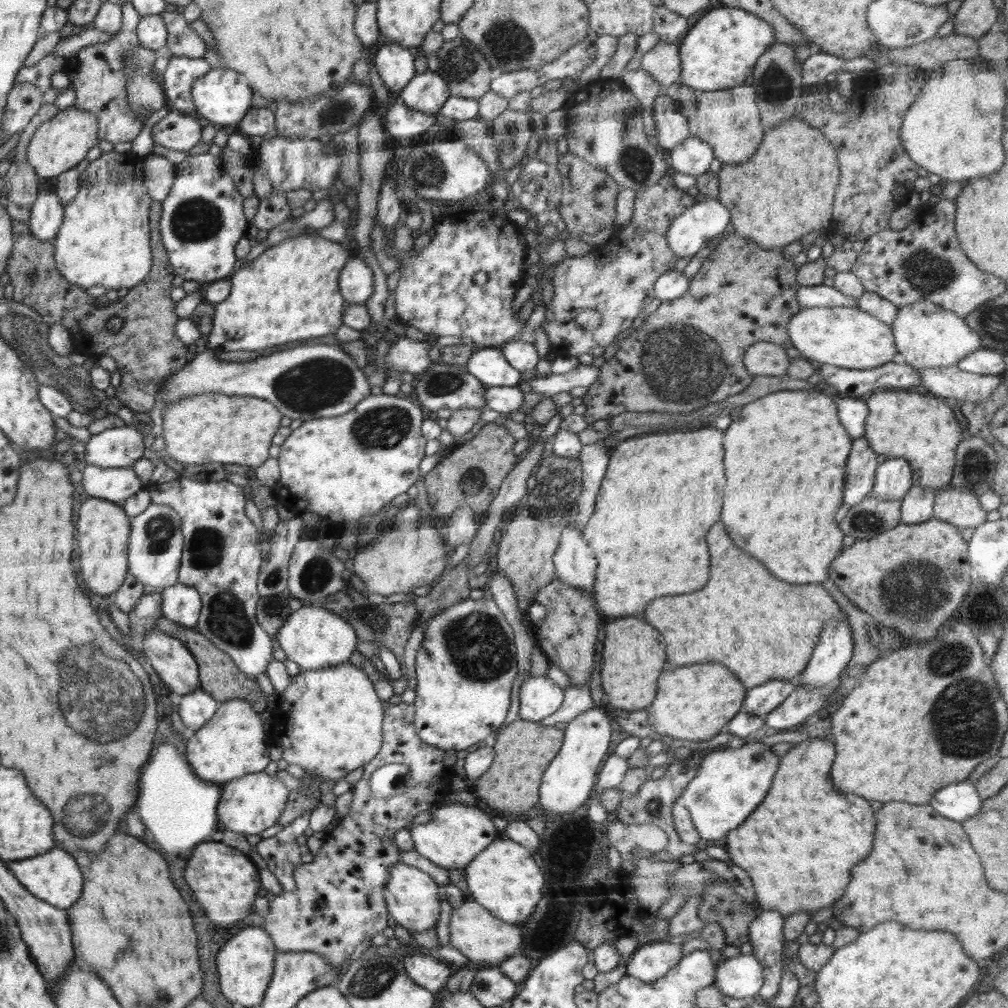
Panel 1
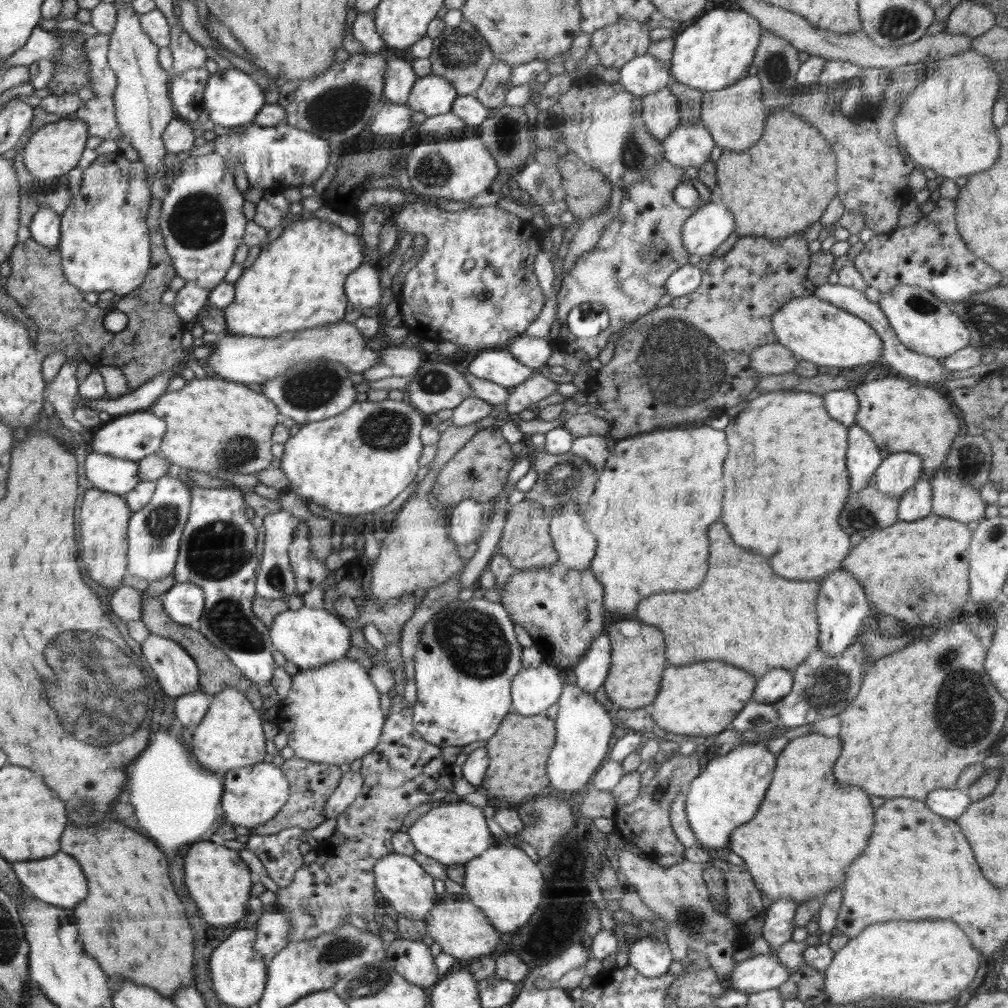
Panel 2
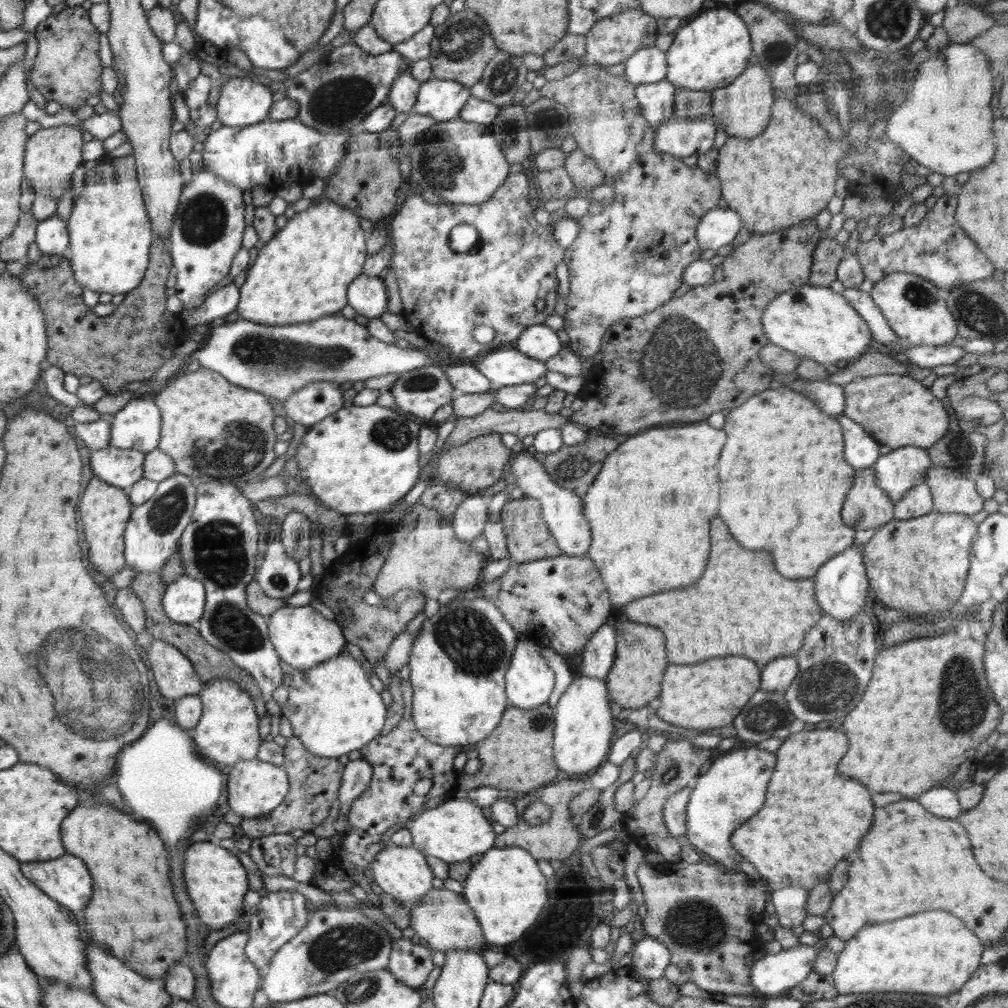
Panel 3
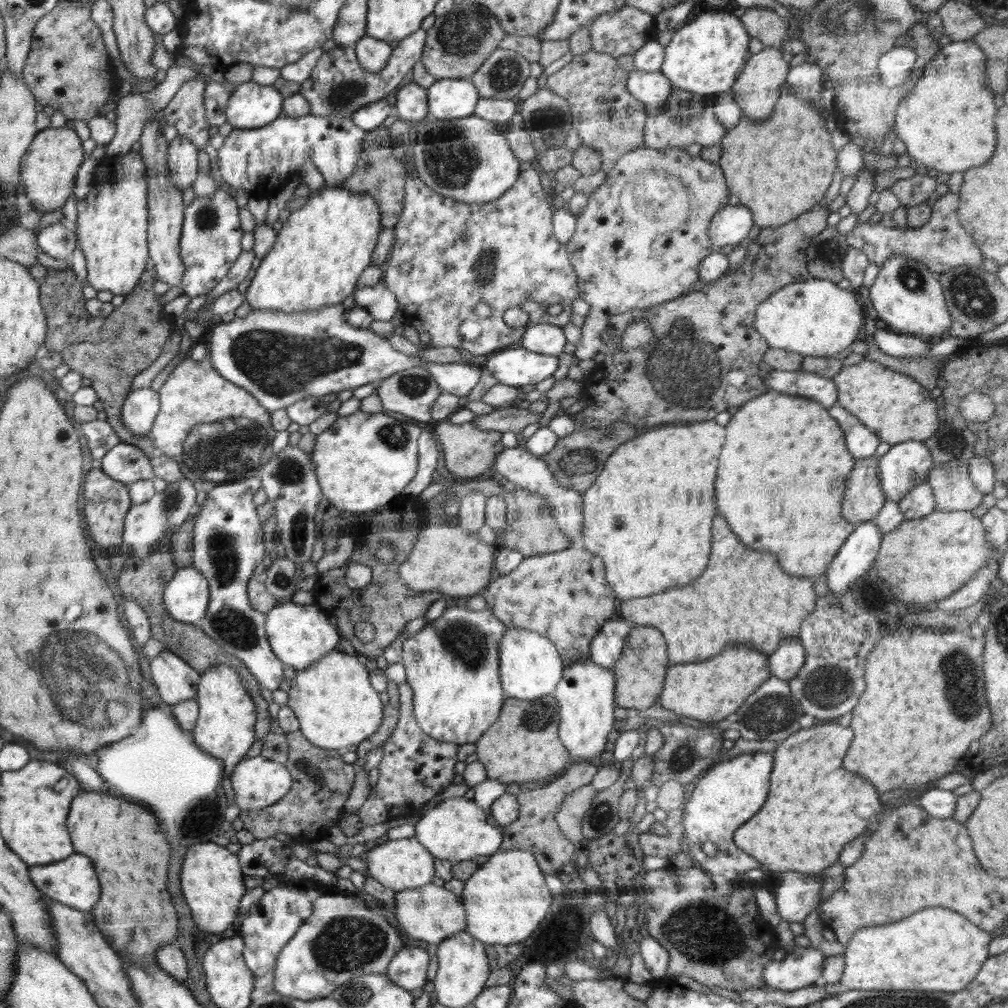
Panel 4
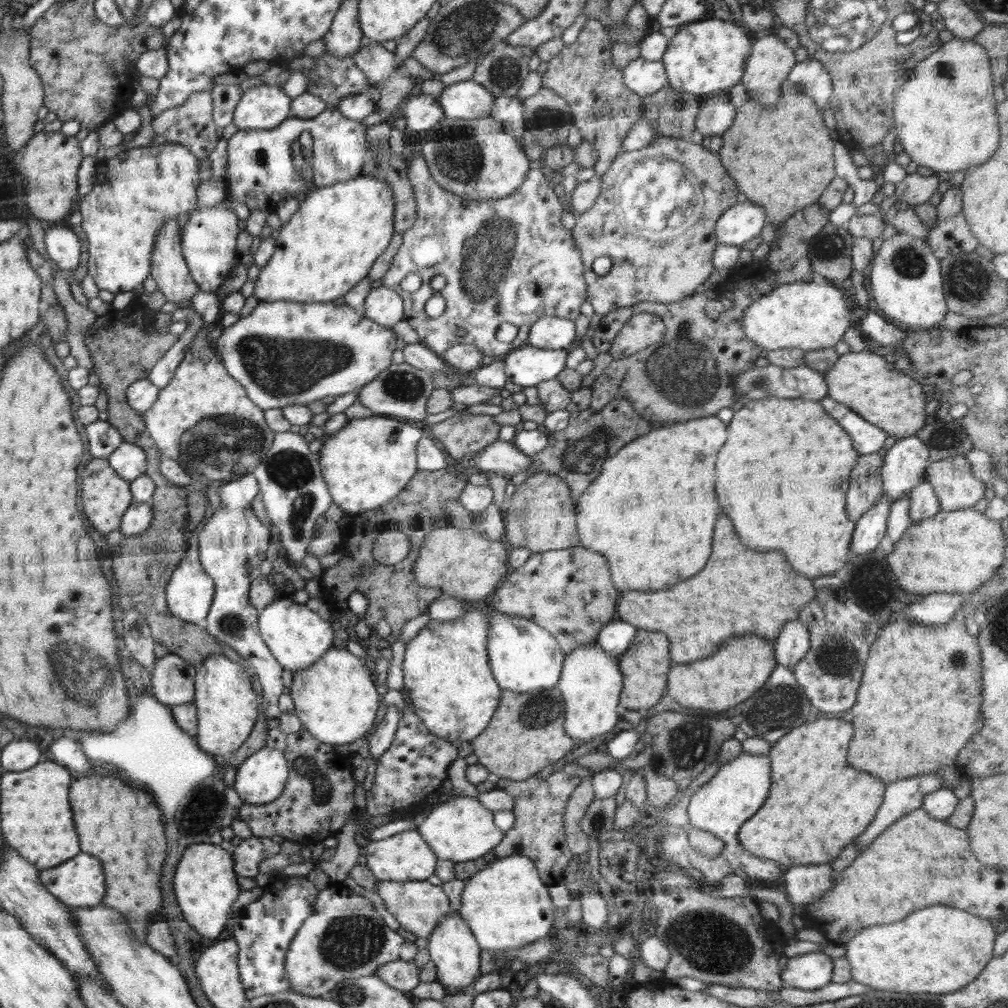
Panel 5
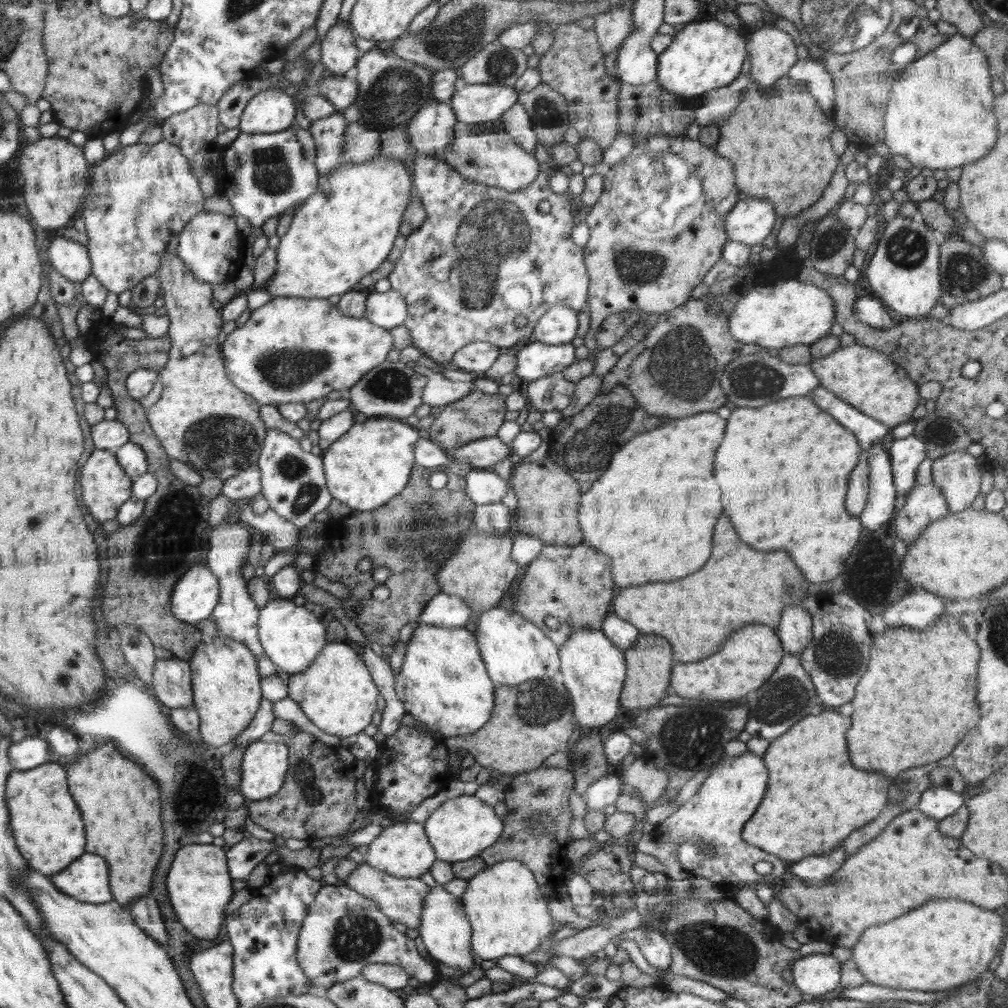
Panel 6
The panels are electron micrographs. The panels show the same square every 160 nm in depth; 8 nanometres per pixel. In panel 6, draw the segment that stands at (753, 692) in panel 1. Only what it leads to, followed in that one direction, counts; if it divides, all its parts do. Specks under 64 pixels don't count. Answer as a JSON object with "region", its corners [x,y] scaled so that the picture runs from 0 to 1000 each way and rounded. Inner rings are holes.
{"region":[[[796,599],[781,600],[776,606],[770,628],[780,648],[795,648],[804,637],[807,615]]]}

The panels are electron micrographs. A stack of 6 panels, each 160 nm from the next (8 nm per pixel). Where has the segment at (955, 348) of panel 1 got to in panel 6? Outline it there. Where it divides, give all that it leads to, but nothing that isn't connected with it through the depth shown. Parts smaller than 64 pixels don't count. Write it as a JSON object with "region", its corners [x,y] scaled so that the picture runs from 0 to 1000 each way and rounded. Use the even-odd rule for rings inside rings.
{"region":[[[890,213],[881,219],[859,268],[865,293],[897,316],[921,315],[936,289],[932,271],[932,244],[932,233],[912,214],[897,216]]]}

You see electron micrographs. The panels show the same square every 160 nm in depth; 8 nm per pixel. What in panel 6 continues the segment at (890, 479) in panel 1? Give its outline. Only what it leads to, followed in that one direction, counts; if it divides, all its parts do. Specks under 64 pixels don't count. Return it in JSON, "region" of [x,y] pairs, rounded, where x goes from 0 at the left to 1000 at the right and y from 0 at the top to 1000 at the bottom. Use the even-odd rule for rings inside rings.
{"region":[[[905,431],[895,436],[882,436],[880,441],[887,471],[886,481],[891,493],[898,492],[908,481],[911,462],[920,453],[918,438]]]}

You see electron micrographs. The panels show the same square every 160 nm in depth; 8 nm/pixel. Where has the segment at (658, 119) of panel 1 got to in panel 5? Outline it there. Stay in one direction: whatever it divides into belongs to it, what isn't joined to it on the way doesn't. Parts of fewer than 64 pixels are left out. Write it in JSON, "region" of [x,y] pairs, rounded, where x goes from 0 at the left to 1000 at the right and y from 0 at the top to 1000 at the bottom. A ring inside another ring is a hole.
{"region":[[[633,57],[617,68],[619,83],[636,96],[644,95],[662,85],[658,62]]]}

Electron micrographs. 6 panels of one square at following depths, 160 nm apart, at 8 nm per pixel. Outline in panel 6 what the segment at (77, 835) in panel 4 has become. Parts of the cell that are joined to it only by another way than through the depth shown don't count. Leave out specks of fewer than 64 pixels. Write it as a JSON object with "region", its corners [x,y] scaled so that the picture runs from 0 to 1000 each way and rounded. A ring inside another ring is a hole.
{"region":[[[111,736],[95,741],[71,760],[67,765],[68,784],[73,784],[73,792],[77,792],[77,800],[81,800],[81,808],[85,808],[85,827],[89,827],[89,845],[101,847],[101,851],[109,851],[109,877],[113,879],[112,893],[124,901],[137,889],[149,885],[151,863],[161,847],[161,815],[159,815],[159,786],[155,776],[141,766],[139,760],[125,754]]]}

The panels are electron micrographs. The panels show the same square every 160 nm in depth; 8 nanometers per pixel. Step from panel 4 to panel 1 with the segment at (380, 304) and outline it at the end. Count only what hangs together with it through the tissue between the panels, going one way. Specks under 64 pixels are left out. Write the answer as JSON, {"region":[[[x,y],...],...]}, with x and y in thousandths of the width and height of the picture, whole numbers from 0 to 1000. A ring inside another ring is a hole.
{"region":[[[357,254],[347,255],[337,272],[337,289],[342,293],[343,300],[362,302],[371,288],[370,282],[369,267]]]}

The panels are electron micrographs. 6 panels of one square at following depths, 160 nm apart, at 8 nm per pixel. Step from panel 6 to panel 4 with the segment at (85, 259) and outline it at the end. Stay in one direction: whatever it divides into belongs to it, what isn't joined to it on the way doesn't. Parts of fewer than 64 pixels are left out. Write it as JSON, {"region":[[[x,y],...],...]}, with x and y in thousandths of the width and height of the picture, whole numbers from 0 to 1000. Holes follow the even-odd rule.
{"region":[[[60,220],[46,224],[37,231],[37,243],[41,250],[56,257],[65,257],[69,250],[75,250],[74,230],[65,228]]]}

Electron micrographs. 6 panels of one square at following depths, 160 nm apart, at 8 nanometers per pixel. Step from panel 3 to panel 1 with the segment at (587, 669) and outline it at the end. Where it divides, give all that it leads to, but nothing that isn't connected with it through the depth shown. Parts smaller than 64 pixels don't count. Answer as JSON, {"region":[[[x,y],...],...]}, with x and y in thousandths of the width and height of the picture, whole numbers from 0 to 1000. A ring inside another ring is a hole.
{"region":[[[584,671],[584,675],[580,679],[559,683],[559,697],[549,709],[537,714],[537,717],[540,720],[550,721],[552,718],[556,718],[556,716],[563,717],[569,714],[574,708],[579,708],[579,706],[591,700],[589,698],[589,692],[587,692],[587,688],[585,687],[585,676],[586,671]]]}

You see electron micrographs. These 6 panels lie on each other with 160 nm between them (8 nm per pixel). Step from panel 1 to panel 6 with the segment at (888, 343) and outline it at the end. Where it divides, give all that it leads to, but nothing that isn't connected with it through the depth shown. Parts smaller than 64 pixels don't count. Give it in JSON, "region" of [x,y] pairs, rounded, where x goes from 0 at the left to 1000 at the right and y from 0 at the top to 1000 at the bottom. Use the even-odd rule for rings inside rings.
{"region":[[[790,277],[770,279],[766,283],[746,285],[739,293],[733,293],[722,313],[722,329],[728,337],[769,349],[792,341],[804,343],[819,334],[824,330],[827,313],[826,296],[818,288]]]}

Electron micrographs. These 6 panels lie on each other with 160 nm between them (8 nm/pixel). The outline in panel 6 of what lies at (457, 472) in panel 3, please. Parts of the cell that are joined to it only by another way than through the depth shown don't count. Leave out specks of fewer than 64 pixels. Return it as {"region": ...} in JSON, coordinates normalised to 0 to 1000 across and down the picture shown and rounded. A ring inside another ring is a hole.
{"region":[[[474,386],[467,388],[460,395],[438,404],[436,412],[423,426],[421,432],[438,442],[445,450],[462,438],[492,433],[494,425],[500,421],[500,411],[503,408],[500,397],[502,393],[495,389],[491,392],[484,392]]]}

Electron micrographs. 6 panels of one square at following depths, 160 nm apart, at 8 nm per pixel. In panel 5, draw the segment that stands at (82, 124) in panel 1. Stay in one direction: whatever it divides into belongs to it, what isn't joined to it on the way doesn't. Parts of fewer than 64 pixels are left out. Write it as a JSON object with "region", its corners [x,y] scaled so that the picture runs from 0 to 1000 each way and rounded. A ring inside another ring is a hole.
{"region":[[[41,130],[26,145],[15,152],[14,161],[20,173],[24,173],[26,202],[32,214],[45,218],[48,222],[60,222],[73,204],[77,194],[77,167],[81,161],[80,141],[72,135],[65,135],[60,130],[45,132]]]}

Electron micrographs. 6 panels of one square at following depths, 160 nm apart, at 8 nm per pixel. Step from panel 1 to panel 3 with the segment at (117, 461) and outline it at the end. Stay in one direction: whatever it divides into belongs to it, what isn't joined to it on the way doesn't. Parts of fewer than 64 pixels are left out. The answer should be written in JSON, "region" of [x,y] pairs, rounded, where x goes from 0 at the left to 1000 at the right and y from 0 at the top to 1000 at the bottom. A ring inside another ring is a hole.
{"region":[[[147,393],[130,396],[120,407],[111,412],[109,442],[125,446],[136,446],[145,451],[159,441],[163,416],[154,397]]]}

